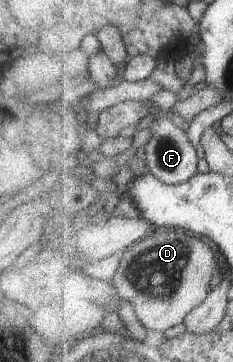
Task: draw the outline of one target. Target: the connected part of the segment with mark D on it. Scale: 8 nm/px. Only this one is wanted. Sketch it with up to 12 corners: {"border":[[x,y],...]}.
{"border":[[181,228],[123,253],[114,285],[144,328],[184,323],[214,254]]}

